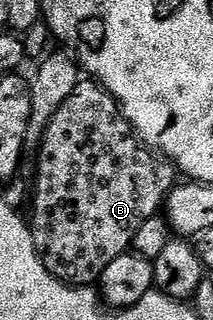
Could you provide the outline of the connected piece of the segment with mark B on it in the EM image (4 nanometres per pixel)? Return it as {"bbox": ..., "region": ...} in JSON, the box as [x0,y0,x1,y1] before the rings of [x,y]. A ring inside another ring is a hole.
{"bbox":[31,81,179,287],"region":[[[96,81],[78,82],[77,87],[71,93],[71,97],[67,97],[67,101],[63,101],[59,113],[55,113],[55,117],[49,122],[36,155],[38,159],[37,189],[33,193],[33,219],[31,215],[31,230],[35,241],[35,249],[39,253],[45,268],[55,278],[62,279],[70,287],[88,287],[96,284],[103,277],[103,269],[107,269],[107,265],[111,265],[111,261],[115,261],[115,257],[126,254],[132,248],[135,233],[139,233],[139,229],[143,226],[143,221],[147,221],[152,215],[158,214],[164,208],[165,199],[172,193],[179,182],[177,168],[168,159],[158,155],[153,148],[146,147],[137,138],[137,132],[125,120],[125,115],[121,112],[121,106],[118,105],[117,98]]]}

